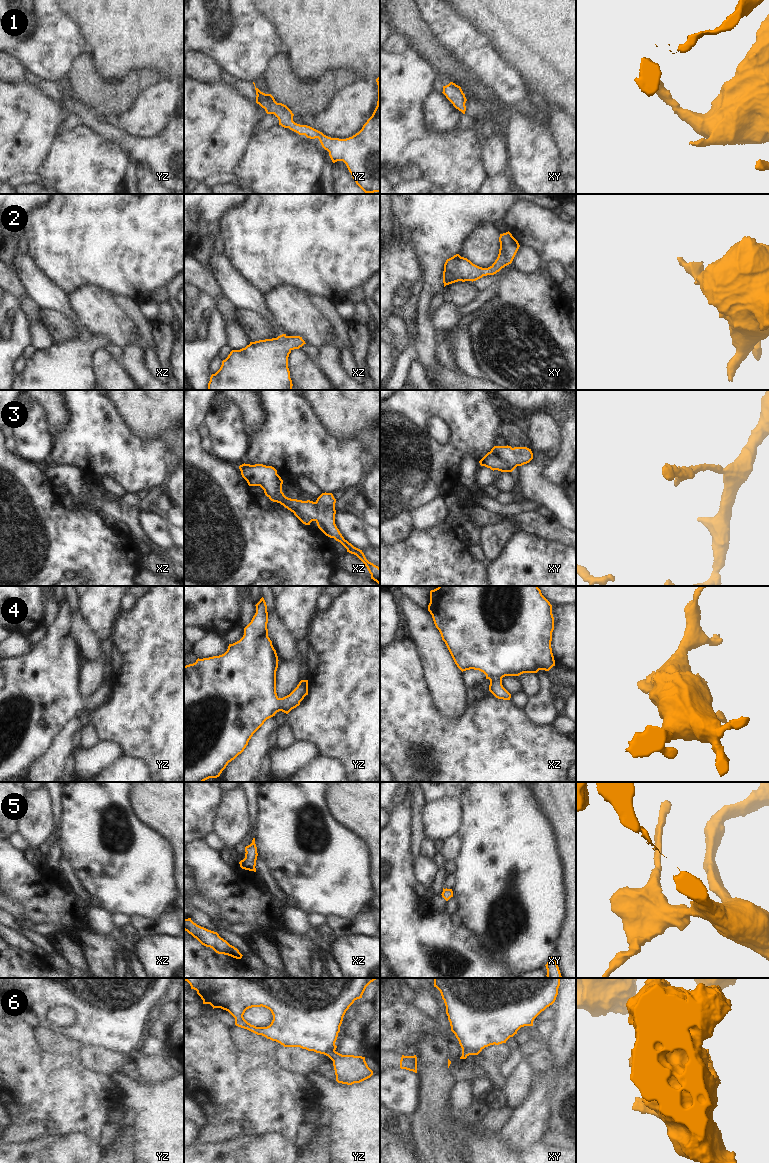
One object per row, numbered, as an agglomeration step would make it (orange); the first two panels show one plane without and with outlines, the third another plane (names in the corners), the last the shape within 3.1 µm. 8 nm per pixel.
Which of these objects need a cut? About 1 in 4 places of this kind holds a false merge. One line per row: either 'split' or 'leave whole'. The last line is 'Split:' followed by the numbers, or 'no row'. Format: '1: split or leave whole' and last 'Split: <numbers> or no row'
1: leave whole
2: leave whole
3: leave whole
4: leave whole
5: leave whole
6: split
Split: 6

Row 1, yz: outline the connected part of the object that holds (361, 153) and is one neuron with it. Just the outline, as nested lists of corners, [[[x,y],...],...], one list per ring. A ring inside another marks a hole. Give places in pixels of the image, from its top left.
[[[380,76],[376,79],[376,82],[377,82],[377,85],[378,85],[378,101],[377,101],[377,106],[372,114],[372,116],[367,120],[367,122],[363,125],[362,129],[356,133],[355,135],[353,135],[352,137],[349,137],[349,138],[346,138],[346,139],[339,139],[339,138],[331,138],[331,137],[328,137],[326,135],[324,135],[322,132],[310,127],[310,126],[307,126],[307,125],[300,125],[300,124],[297,124],[293,121],[293,116],[294,114],[292,113],[292,111],[284,104],[282,103],[277,103],[274,99],[274,97],[271,95],[271,94],[265,94],[263,92],[261,92],[256,86],[255,86],[255,83],[253,82],[254,86],[255,86],[255,90],[256,90],[256,103],[259,104],[262,108],[265,109],[266,113],[267,114],[274,114],[278,120],[279,120],[279,125],[281,125],[282,127],[284,128],[289,128],[290,130],[298,133],[299,135],[305,135],[307,138],[310,138],[310,139],[315,139],[315,138],[318,138],[322,147],[327,150],[329,152],[329,156],[332,160],[333,163],[337,162],[337,161],[343,161],[349,172],[351,173],[354,181],[356,182],[356,184],[365,192],[365,193],[368,193],[368,194],[372,194],[374,192],[380,192]]]

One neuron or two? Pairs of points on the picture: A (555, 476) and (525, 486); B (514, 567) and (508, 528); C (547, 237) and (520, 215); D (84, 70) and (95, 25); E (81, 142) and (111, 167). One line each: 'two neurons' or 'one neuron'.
A: two neurons
B: two neurons
C: one neuron
D: two neurons
E: one neuron

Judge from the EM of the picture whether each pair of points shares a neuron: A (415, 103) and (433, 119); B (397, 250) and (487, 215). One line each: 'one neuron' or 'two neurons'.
A: two neurons
B: two neurons

